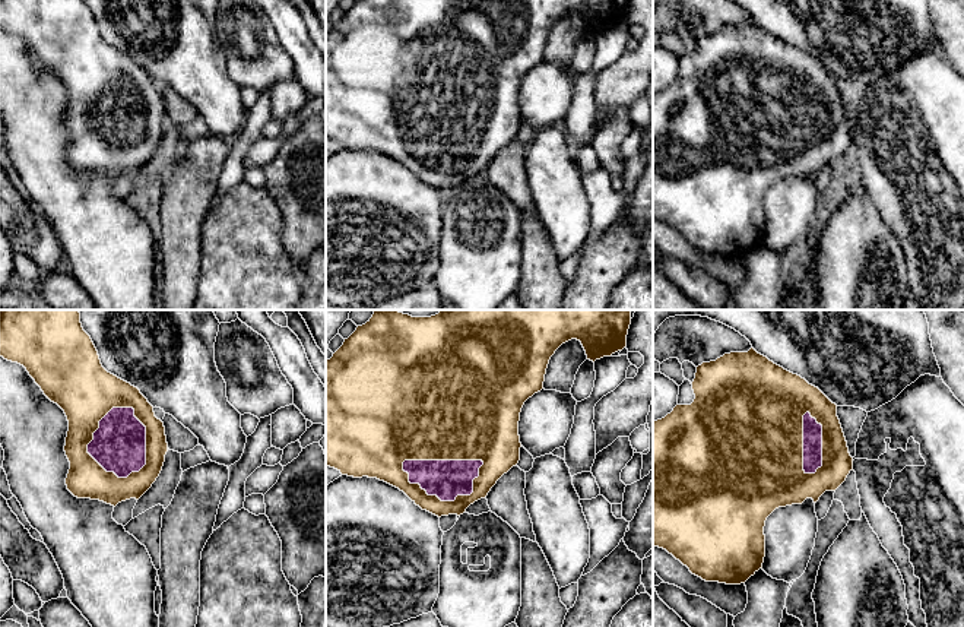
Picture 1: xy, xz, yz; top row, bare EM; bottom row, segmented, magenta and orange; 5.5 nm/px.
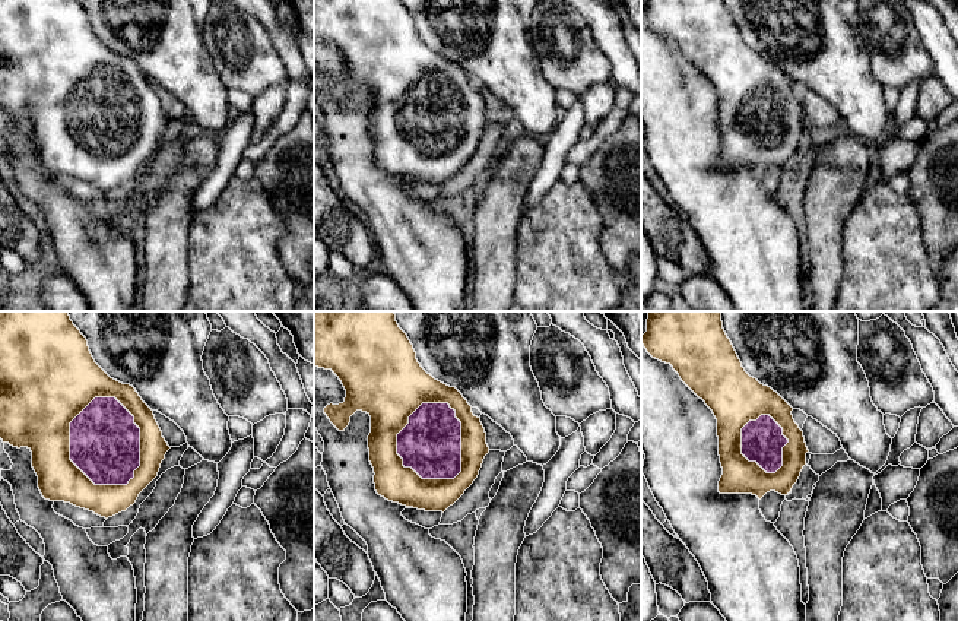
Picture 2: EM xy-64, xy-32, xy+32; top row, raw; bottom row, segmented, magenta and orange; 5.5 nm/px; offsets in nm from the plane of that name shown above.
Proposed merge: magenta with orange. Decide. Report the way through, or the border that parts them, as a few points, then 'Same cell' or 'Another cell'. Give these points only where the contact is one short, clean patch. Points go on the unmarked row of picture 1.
Same cell

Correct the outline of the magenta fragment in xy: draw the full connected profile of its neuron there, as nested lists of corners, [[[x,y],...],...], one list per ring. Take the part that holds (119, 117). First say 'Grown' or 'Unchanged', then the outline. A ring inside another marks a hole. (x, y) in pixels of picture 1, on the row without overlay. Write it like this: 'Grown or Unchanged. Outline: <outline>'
Grown. Outline: [[[0,0],[0,29],[18,35],[66,86],[67,162],[77,171],[111,178],[139,172],[159,149],[168,115],[153,79],[130,56],[108,45],[83,0]]]

